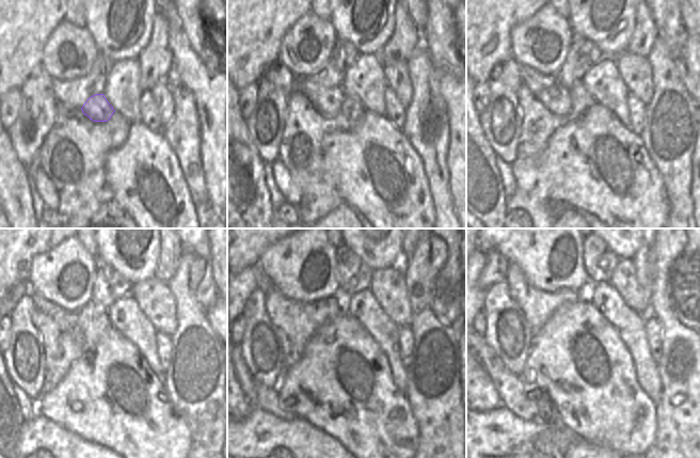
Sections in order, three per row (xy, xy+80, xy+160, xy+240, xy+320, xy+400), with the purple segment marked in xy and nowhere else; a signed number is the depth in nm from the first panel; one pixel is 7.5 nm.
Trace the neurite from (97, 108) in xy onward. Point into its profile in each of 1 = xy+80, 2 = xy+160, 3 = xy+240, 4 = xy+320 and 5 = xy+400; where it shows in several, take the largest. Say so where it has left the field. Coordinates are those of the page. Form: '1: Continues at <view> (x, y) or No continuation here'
1: Continues at xy+80 (328, 101)
2: Continues at xy+160 (545, 88)
3: Continues at xy+240 (66, 320)
4: Continues at xy+320 (263, 282)
5: Continues at xy+400 (495, 268)

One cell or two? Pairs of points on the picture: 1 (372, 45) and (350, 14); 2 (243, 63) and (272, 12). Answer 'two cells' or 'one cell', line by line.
1: one cell
2: one cell

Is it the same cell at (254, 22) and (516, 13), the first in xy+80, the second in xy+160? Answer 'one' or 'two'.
one

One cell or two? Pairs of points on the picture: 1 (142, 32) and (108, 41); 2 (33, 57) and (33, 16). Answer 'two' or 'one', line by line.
1: one
2: one

